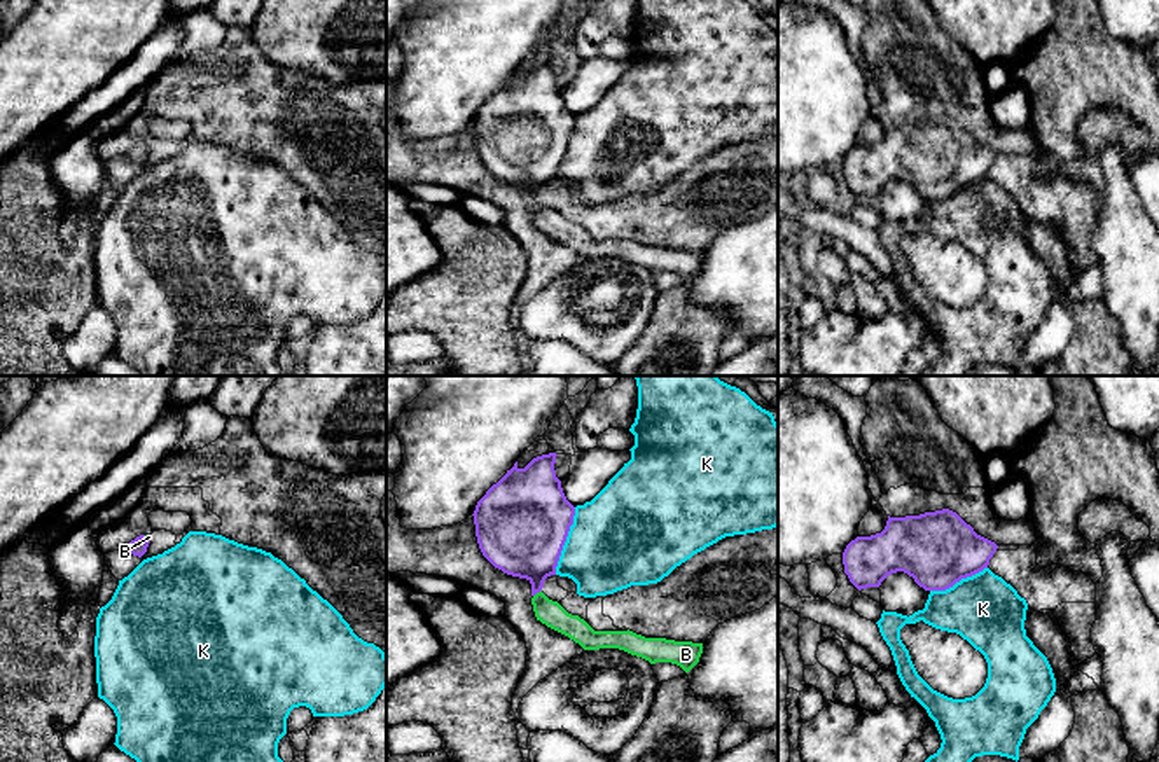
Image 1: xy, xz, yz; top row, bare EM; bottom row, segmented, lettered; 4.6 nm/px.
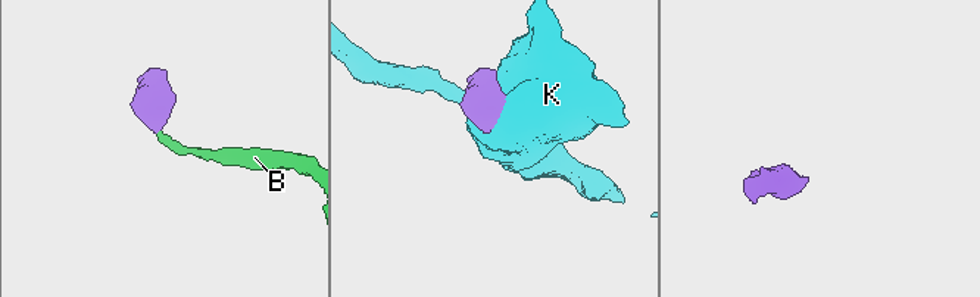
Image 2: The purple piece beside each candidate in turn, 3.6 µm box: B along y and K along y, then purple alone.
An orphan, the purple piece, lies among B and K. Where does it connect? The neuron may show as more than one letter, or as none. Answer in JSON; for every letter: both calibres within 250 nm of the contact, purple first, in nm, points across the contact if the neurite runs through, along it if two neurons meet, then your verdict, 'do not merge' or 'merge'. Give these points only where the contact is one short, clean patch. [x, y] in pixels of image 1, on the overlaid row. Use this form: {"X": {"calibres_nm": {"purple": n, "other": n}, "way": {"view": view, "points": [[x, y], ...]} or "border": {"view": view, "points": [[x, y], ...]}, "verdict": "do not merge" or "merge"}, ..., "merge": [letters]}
{"B": {"calibres_nm": {"purple": 360, "other": 120}, "way": {"view": "xz", "points": [[523, 539], [535, 558], [537, 591], [541, 603], [549, 612]]}, "verdict": "merge"}, "K": {"calibres_nm": {"purple": 440, "other": 440}, "verdict": "do not merge"}, "merge": ["B"]}

